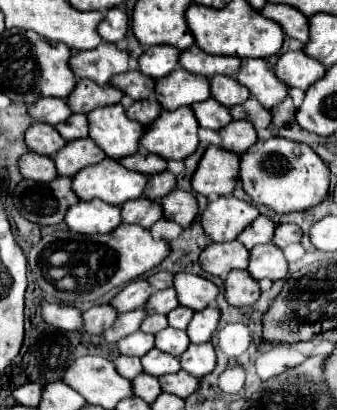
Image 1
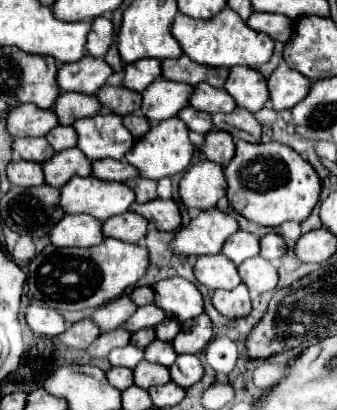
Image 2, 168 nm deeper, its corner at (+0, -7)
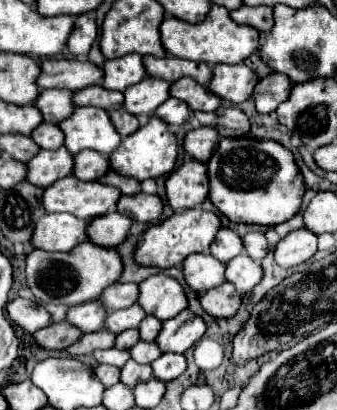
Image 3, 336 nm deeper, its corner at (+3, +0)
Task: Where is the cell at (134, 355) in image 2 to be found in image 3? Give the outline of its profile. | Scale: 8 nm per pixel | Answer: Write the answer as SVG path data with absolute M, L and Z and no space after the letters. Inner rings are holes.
M117 348L99 350L99 352L93 352L93 356L99 364L109 364L109 366L117 366L117 368L123 368L123 364L131 358L127 350L117 350Z

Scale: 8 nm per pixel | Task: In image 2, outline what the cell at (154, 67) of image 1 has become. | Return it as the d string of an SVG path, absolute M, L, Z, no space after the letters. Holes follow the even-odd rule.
M140 59L138 63L128 63L124 77L124 87L142 93L150 83L162 77L162 63L158 59Z

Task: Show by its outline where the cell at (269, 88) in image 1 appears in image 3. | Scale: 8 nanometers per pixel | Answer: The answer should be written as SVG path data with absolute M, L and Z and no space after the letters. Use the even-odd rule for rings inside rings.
M243 62L237 66L227 66L227 64L215 64L213 66L213 78L209 82L209 90L217 94L219 98L239 104L251 98L253 88L257 84L257 74L245 66Z

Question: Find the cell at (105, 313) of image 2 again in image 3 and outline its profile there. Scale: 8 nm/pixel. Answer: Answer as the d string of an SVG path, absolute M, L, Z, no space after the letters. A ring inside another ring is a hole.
M87 302L79 306L71 306L67 312L67 322L75 328L79 328L83 334L97 332L103 328L103 320L107 318L107 312L99 308L99 302Z

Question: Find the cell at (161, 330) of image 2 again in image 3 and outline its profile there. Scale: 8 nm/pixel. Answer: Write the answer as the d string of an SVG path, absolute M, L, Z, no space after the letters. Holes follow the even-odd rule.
M145 316L143 322L141 322L141 326L139 326L141 340L153 342L155 336L159 334L159 328L161 328L161 320L155 320L155 316Z

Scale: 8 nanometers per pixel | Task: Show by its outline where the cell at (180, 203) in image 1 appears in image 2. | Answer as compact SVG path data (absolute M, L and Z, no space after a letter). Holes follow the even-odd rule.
M154 199L144 205L132 205L132 211L146 217L160 231L178 231L182 225L180 207L174 199Z

